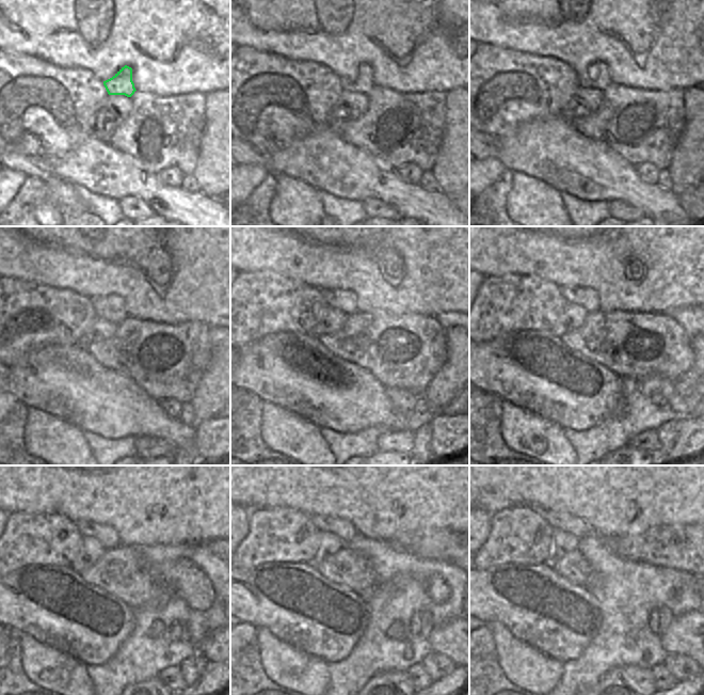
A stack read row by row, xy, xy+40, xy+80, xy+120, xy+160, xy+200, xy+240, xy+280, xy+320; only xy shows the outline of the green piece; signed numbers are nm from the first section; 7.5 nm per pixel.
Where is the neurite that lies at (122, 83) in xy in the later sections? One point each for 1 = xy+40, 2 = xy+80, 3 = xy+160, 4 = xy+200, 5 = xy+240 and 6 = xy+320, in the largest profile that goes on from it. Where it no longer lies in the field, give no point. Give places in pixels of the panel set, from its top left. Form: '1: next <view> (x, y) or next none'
1: next xy+40 (363, 82)
2: next xy+80 (597, 76)
3: next xy+160 (345, 300)
4: next xy+200 (587, 298)
5: next xy+240 (107, 535)
6: next xy+320 (559, 520)

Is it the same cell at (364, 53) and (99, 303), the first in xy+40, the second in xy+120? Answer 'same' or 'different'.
different

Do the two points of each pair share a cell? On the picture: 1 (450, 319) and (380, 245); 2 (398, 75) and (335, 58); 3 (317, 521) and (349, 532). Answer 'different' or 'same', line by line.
1: different
2: same
3: same

